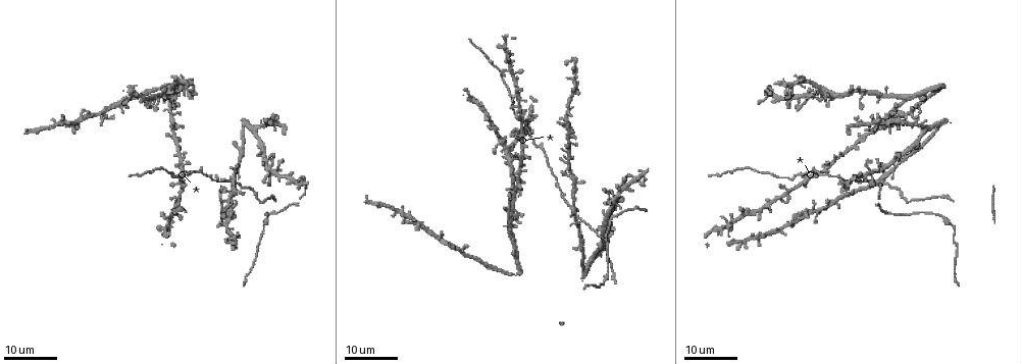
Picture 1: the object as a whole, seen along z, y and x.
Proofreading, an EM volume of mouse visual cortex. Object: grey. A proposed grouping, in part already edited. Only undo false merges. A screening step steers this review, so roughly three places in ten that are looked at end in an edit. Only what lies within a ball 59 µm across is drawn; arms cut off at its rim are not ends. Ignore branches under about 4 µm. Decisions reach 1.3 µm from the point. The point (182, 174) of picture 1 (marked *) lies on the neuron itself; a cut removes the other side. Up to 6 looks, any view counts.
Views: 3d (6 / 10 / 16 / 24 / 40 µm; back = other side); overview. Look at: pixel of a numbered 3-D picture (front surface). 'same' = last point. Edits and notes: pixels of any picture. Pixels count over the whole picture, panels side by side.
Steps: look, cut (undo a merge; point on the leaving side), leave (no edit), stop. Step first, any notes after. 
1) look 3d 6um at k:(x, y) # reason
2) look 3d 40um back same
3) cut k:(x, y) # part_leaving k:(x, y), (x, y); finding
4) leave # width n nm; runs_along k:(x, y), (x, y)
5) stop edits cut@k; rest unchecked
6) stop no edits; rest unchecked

look 3d 24um at 1:(905, 96)

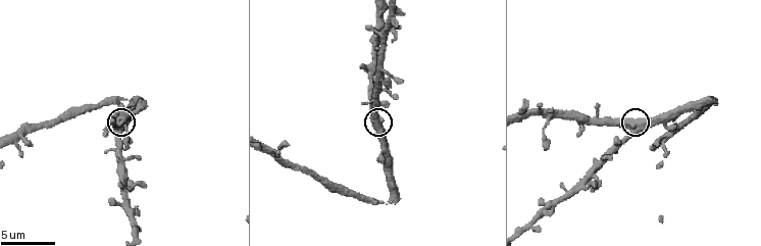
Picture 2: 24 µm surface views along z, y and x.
look 3d 6um at 2:(633, 120)

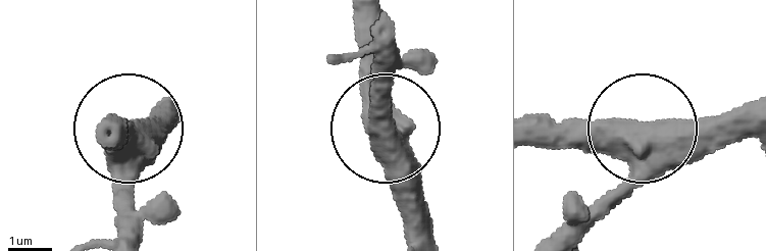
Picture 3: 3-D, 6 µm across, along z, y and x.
leave # width 570 nm; one neuron here

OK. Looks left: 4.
look 3d 16um at 1:(573, 212) # four or more arms meet

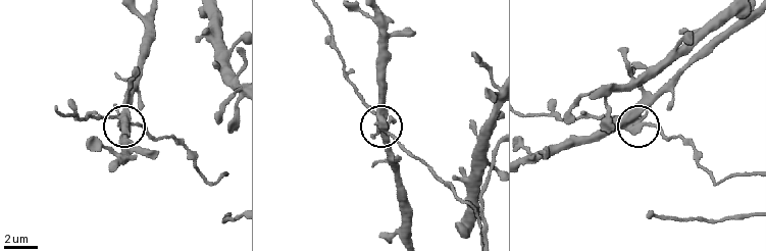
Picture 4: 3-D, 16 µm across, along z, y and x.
look 3d 6um at 4:(641, 120)

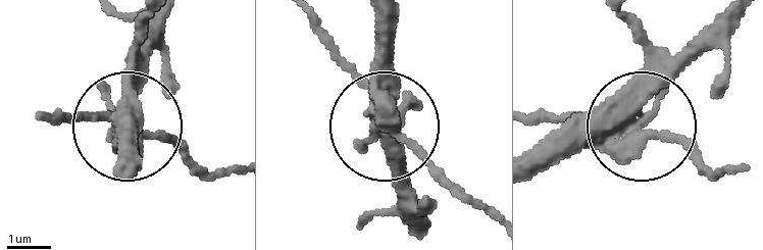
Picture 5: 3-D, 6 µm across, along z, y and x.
leave # runs_along 5:(538, 121), (625, 121), (669, 137), (720, 177); all the same neuron

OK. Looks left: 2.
look 3d 24um at 1:(184, 180) # small branch off a trunk

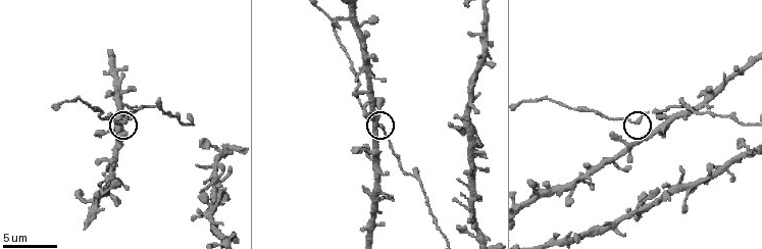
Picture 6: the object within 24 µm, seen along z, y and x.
look 3d 6um at 6:(380, 125) # closer look

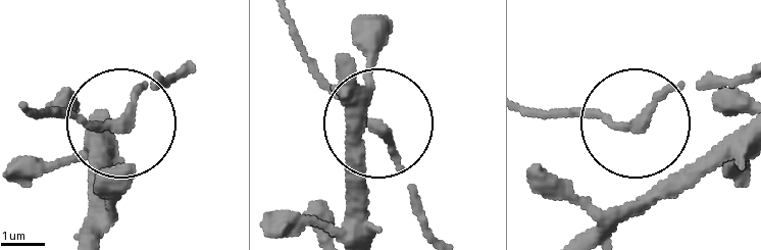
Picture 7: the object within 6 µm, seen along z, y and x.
leave # side_arm 22 um; runs_along 7:(739, 131), (672, 174), (637, 123), (567, 112); continuous, no second neuron

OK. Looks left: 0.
stop no edits; rest unchecked

